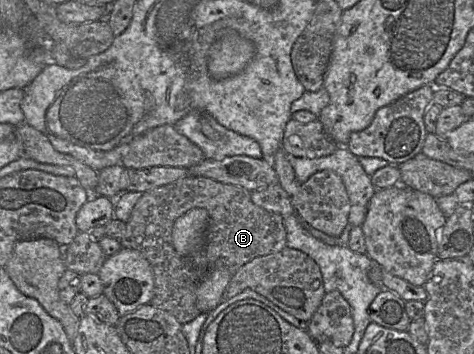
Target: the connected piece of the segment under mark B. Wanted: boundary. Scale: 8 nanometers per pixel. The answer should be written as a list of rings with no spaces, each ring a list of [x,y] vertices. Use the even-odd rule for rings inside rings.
[[[190,175],[144,192],[133,208],[126,223],[126,232],[120,240],[122,248],[141,252],[151,264],[154,296],[150,304],[171,313],[182,325],[193,321],[201,313],[196,291],[207,270],[215,264],[225,264],[233,275],[256,257],[281,251],[286,247],[286,242],[283,217],[255,205],[249,190]],[[192,208],[207,210],[208,228],[200,251],[182,257],[173,247],[172,229],[175,220]]]

